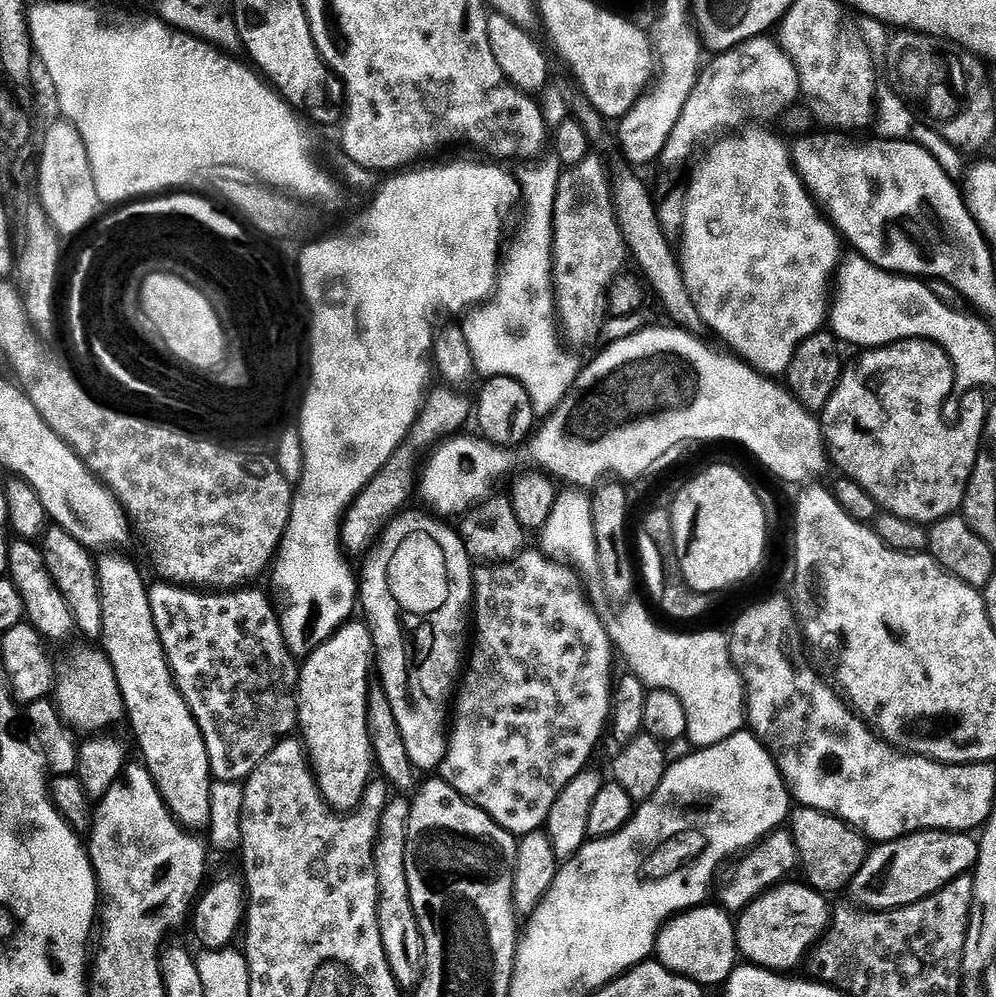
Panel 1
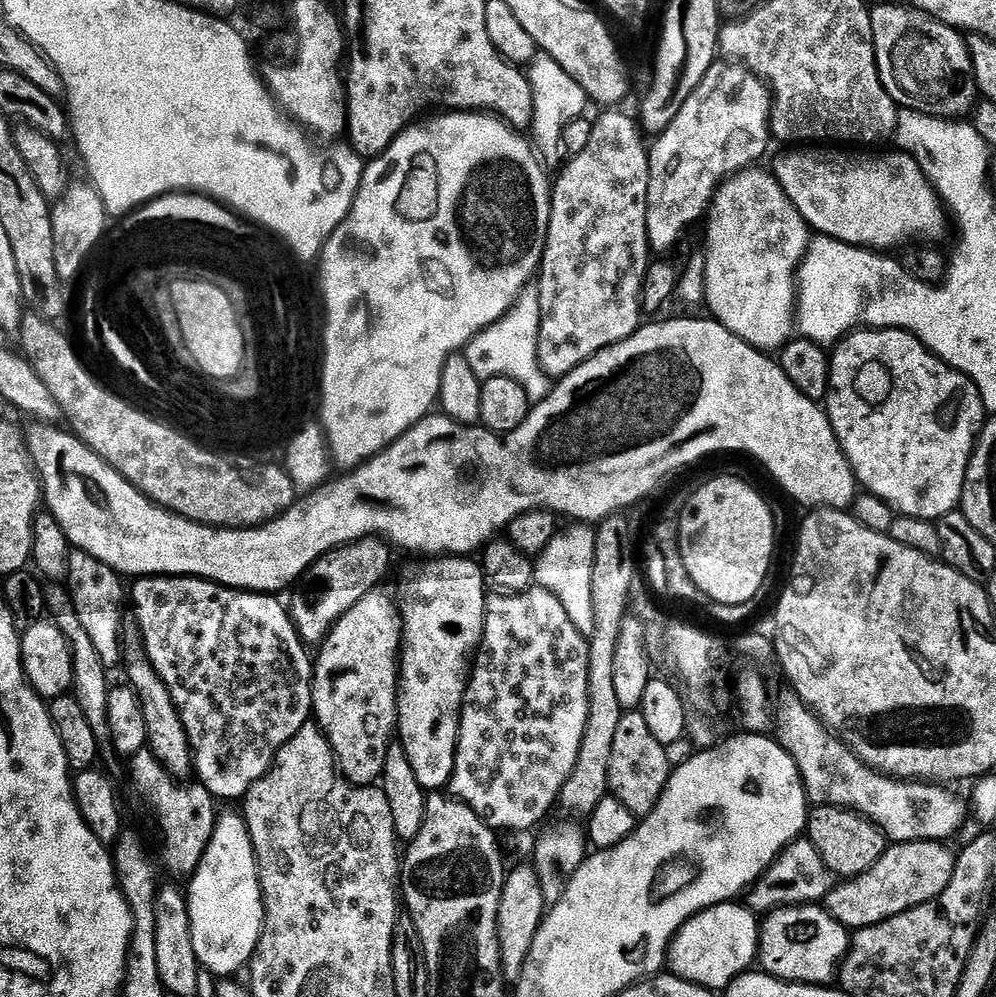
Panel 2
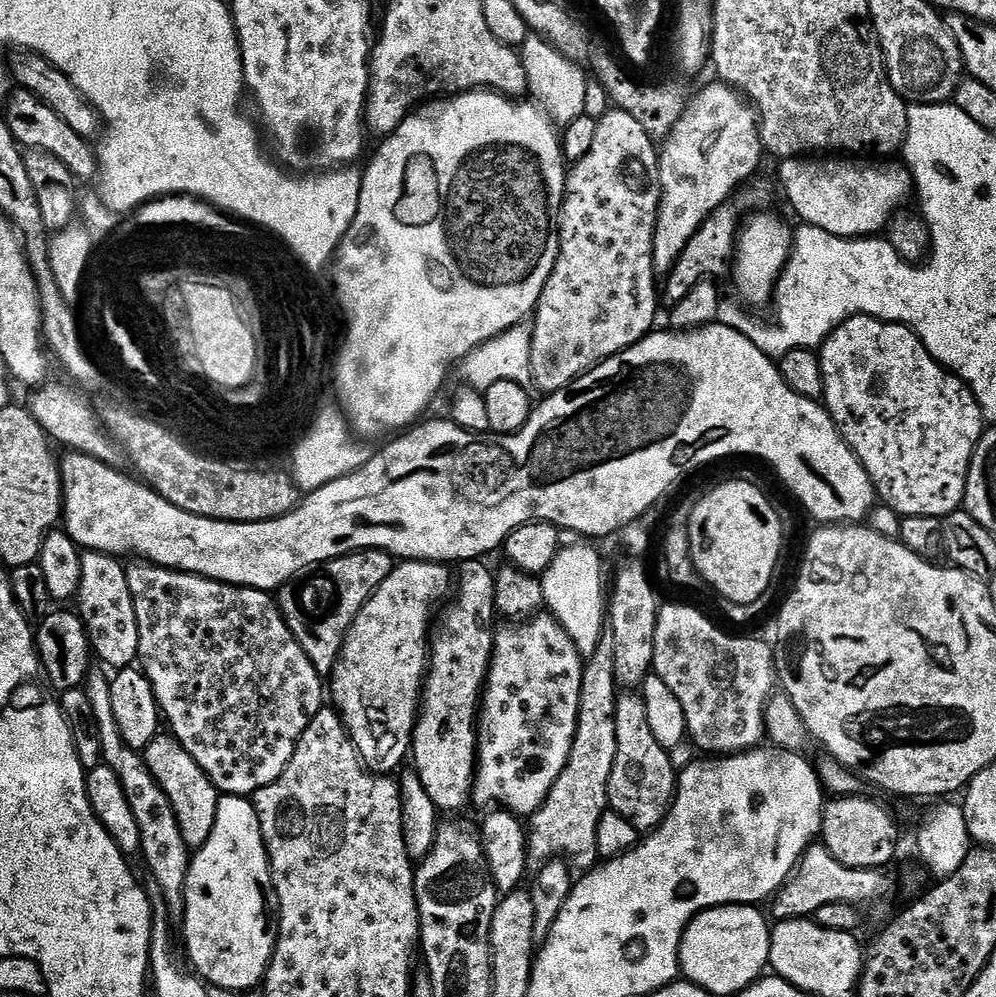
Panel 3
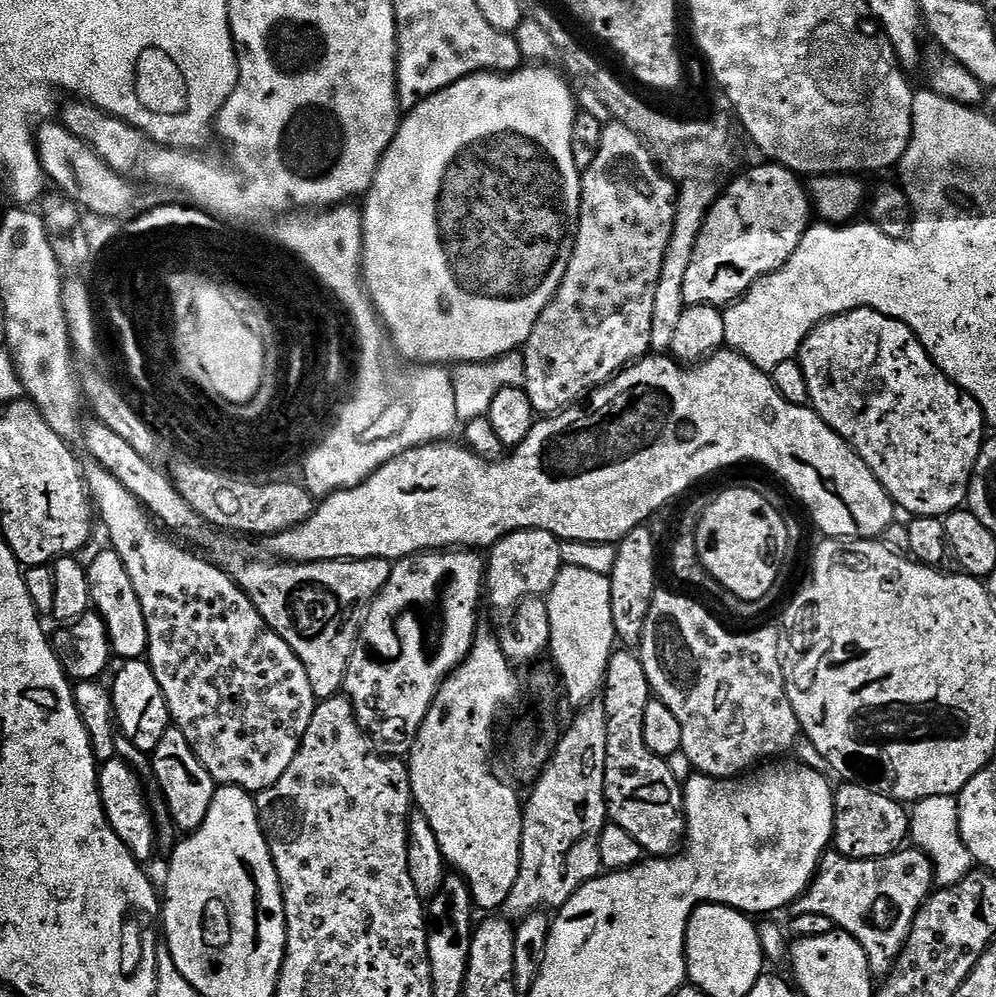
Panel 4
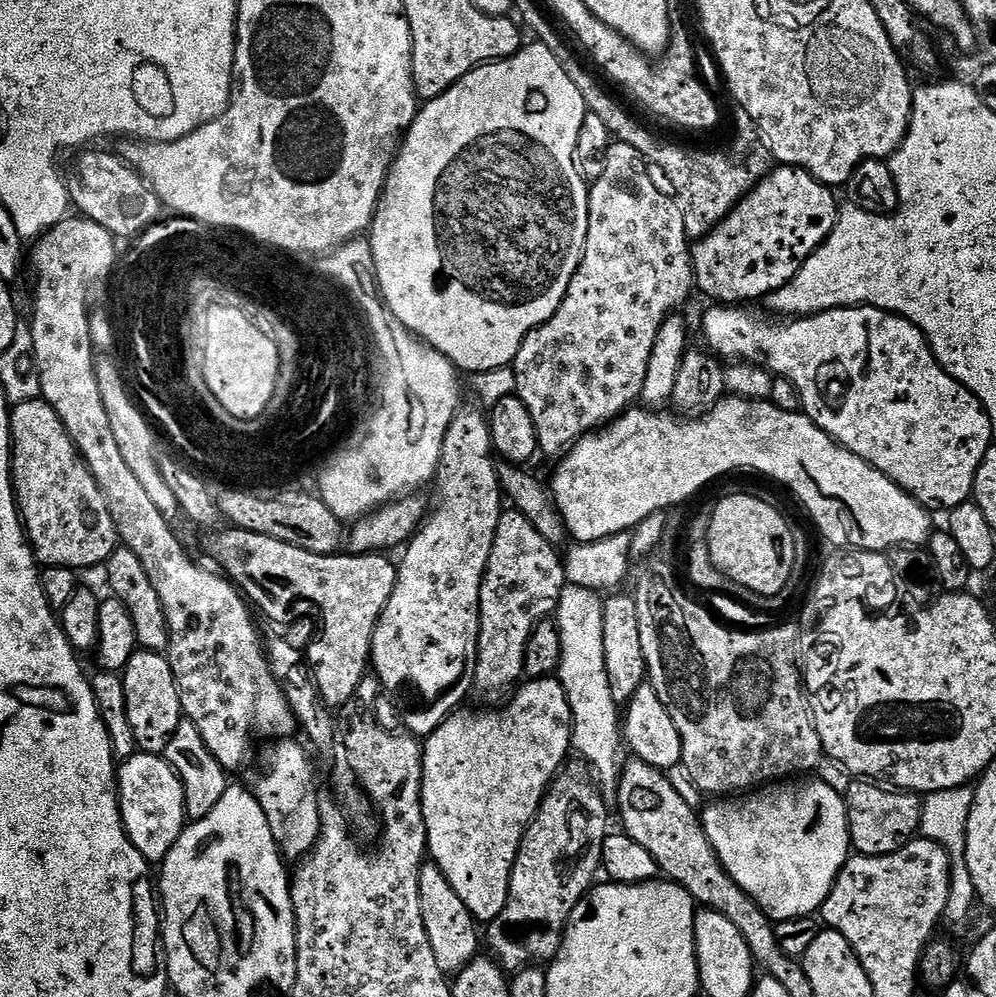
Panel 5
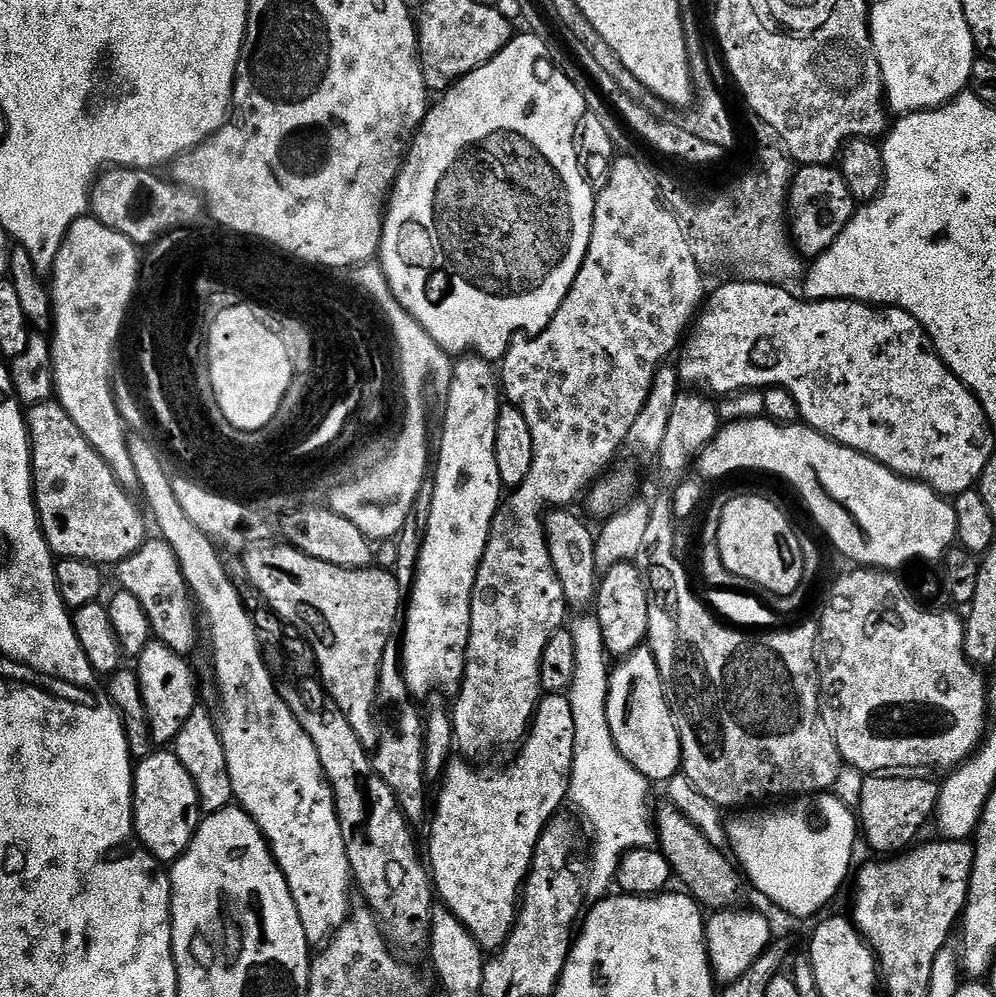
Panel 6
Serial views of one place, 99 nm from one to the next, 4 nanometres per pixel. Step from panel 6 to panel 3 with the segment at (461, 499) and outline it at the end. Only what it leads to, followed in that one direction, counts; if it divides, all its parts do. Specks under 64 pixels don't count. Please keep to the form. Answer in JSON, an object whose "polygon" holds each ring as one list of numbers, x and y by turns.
{"polygon":[[413,560,397,563,390,578,378,586,376,593,366,601,344,633,340,657,330,673,330,700,340,713,340,721,344,723,344,729,356,747,360,763,370,772,392,774,392,771,395,773,401,767,399,764,404,759,409,759,412,732,416,729,416,717,422,699,422,685,430,663,428,627,432,624,432,607,447,594,448,587,451,584,453,587,454,584,453,573,451,576,448,568,449,565,444,562]]}

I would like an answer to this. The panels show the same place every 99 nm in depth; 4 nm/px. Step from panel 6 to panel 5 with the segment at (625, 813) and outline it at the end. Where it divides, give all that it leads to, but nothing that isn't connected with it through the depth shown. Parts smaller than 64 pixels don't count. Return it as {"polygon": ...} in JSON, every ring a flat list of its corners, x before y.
{"polygon":[[575,582,569,583,567,587,565,587,564,593,560,596,560,604,555,610,554,619,556,621,556,627,560,629,560,633,562,634,562,658,560,659,560,667,558,669,558,679,560,685,566,690,568,701,570,702,570,710,572,711,572,747,578,753,579,759,583,760,594,773,599,787,603,789,605,793,615,793,616,785,620,782,620,773,626,763,626,756,623,756,623,754,620,753,620,744,622,748,622,712,610,694,610,678,606,674,606,650,604,649,604,600,602,599,601,593,599,591,580,588]]}

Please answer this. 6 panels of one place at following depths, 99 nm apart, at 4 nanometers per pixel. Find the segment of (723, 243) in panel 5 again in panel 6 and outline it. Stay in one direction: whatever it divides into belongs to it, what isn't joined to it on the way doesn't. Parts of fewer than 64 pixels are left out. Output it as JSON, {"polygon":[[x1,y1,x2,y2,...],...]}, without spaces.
{"polygon":[[805,164,795,169,792,189,788,191,788,219,790,235,805,258,815,258,825,252,842,234,842,230,856,215,858,202,846,186,839,167,826,164]]}

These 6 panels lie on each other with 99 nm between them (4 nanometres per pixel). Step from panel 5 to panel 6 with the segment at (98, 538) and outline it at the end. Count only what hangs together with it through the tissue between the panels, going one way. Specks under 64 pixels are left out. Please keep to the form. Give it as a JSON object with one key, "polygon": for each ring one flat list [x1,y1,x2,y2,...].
{"polygon":[[47,402,31,405,26,412,26,423,32,445,32,486,36,514,40,518,40,529,44,531,53,557,78,558,97,566,115,566,137,552,149,535,148,528,144,525,145,513,139,503,136,505,128,497,131,495,116,481,103,458,92,449,90,442,86,442,82,430,74,426,74,418,66,414,59,402]]}

